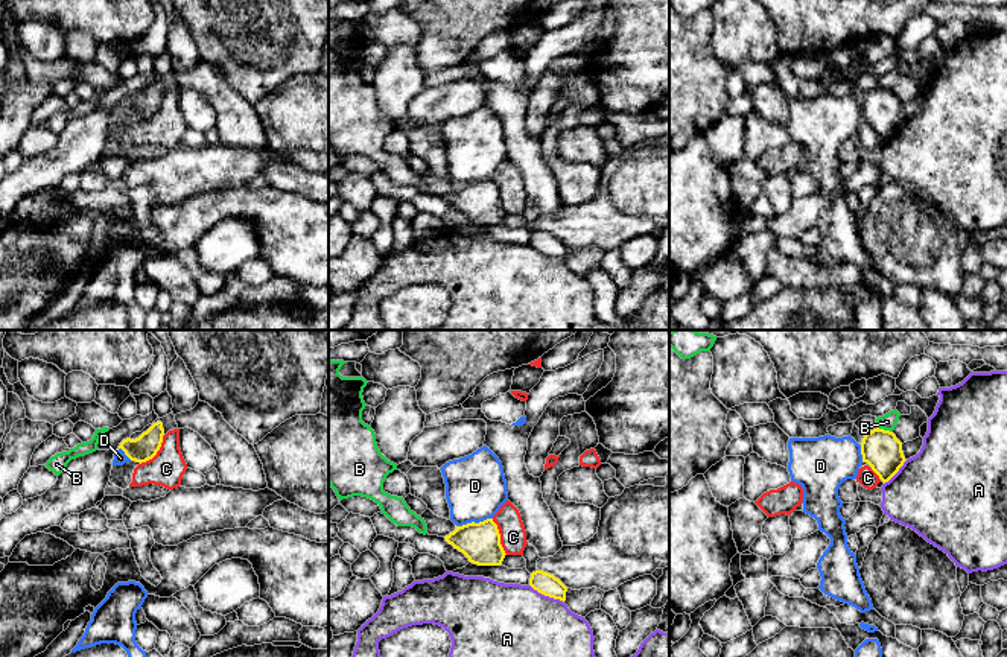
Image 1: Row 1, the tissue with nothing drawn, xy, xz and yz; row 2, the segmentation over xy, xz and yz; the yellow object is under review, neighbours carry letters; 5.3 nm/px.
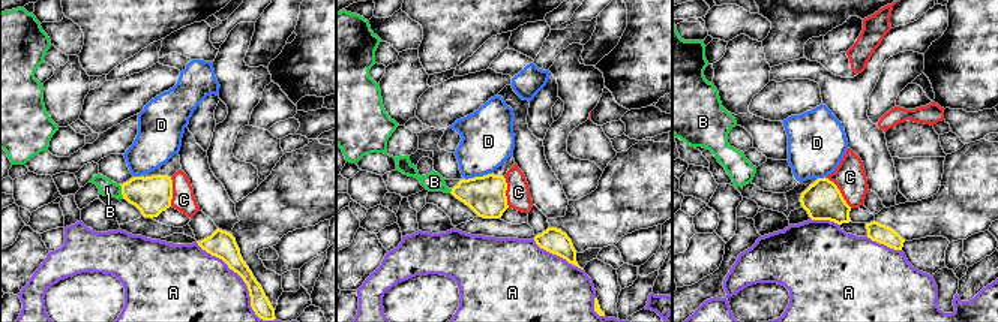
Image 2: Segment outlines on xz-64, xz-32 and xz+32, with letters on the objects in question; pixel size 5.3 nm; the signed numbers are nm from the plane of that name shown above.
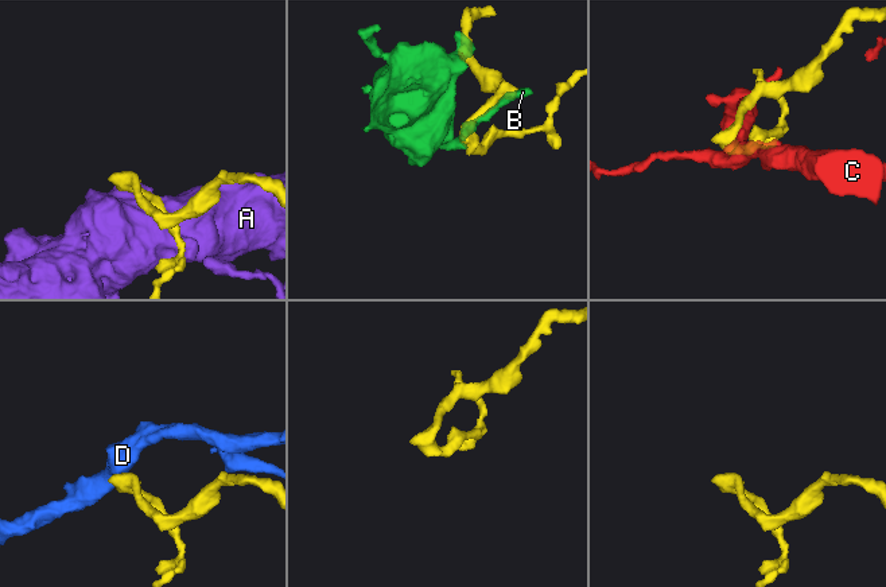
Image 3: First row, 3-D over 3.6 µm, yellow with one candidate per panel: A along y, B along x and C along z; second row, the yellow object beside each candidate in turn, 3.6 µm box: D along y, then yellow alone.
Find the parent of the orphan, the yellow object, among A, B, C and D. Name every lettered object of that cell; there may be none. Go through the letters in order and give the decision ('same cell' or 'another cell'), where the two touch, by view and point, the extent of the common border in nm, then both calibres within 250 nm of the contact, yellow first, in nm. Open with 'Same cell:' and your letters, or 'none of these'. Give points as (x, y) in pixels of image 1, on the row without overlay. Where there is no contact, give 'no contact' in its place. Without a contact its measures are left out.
Same cell: none of these
A: another cell | xz (546, 254) | 200 nm | 120/500 nm
B: another cell | yz (883, 88) | 90 nm | 200/90 nm
C: another cell | xz (499, 196) | 200 nm | 200/140 nm
D: another cell | xz (473, 181) | 200 nm | 200/320 nm

